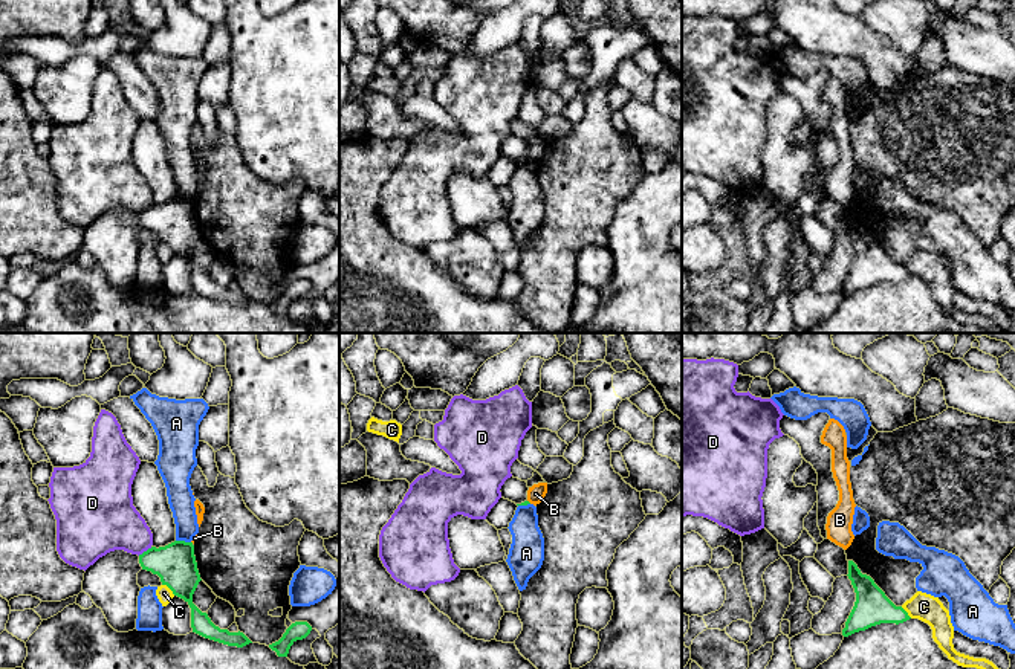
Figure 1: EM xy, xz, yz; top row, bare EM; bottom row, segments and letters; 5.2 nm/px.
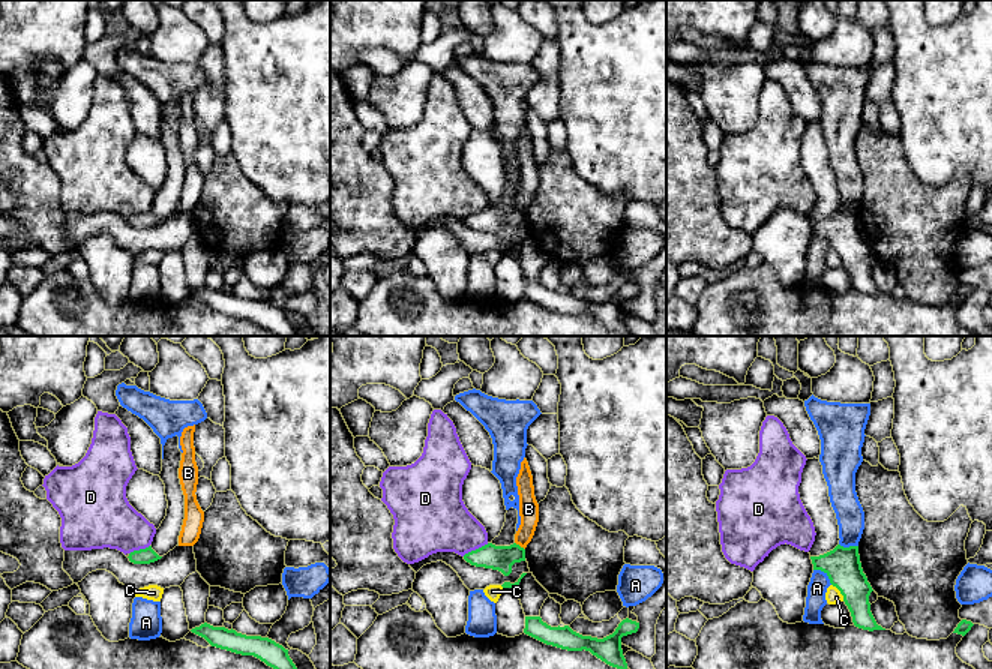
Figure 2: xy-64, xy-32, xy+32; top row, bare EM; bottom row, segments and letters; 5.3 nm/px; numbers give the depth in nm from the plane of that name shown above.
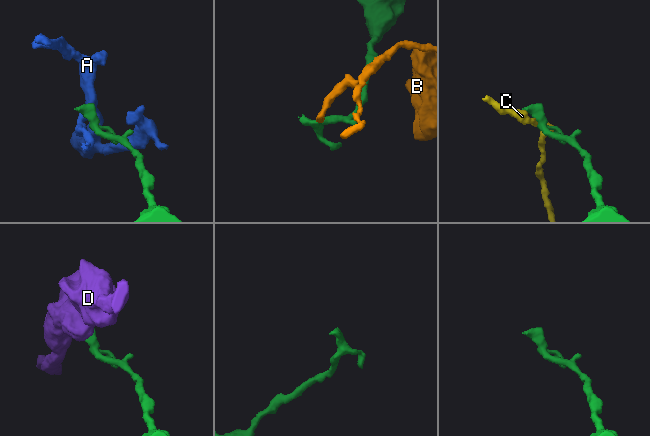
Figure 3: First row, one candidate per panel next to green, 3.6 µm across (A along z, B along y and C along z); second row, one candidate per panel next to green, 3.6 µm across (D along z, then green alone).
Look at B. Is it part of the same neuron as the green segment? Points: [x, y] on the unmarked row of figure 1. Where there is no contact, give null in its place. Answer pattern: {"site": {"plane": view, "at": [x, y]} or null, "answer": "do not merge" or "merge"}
{"site": null, "answer": "do not merge"}

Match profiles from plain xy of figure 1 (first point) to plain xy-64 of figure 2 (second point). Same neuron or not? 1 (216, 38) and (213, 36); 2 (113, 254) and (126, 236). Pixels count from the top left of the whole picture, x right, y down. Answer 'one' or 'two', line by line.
1: two
2: two

